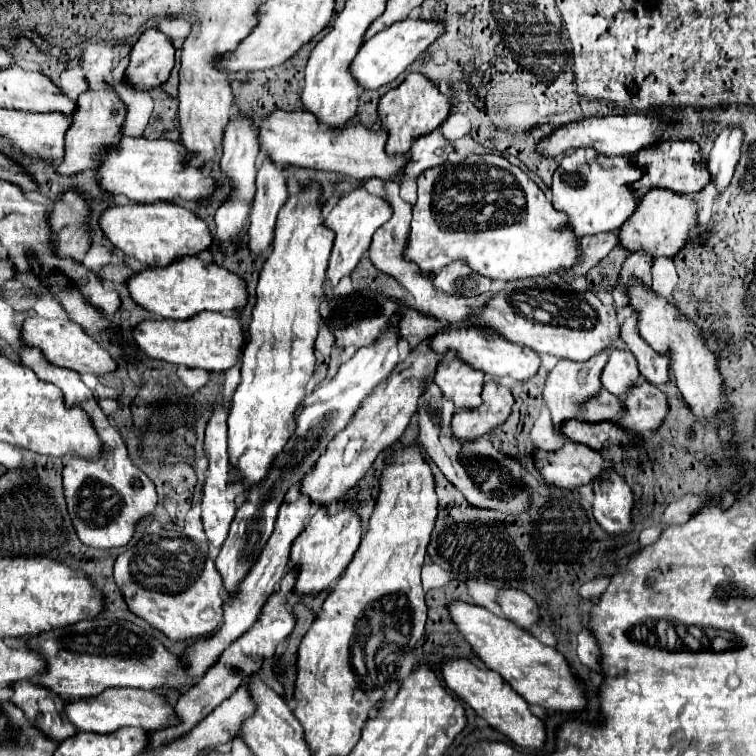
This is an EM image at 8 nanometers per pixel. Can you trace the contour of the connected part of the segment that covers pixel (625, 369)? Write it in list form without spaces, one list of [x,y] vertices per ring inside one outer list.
[[[613,349],[611,357],[601,373],[601,385],[609,393],[623,397],[631,385],[635,385],[639,377],[637,361],[627,349]]]

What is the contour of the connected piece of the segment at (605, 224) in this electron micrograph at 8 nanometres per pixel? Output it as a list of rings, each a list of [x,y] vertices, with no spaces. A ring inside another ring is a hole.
[[[575,149],[575,153],[567,153],[561,159],[553,175],[551,202],[557,211],[567,213],[575,237],[617,231],[635,211],[637,191],[629,183],[635,183],[639,177],[641,171],[629,165],[627,157],[603,157],[593,153],[593,149]]]

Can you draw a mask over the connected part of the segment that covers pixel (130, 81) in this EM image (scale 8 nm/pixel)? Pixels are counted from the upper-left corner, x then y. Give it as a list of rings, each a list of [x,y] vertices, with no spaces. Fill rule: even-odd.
[[[155,29],[145,31],[129,53],[125,81],[129,89],[151,91],[165,83],[175,63],[175,49],[171,41]]]

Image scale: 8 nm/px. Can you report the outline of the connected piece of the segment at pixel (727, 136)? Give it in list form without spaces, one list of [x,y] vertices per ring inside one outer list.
[[[723,129],[715,139],[715,145],[707,161],[707,171],[711,175],[711,183],[717,189],[717,195],[721,195],[727,189],[733,177],[735,165],[741,157],[741,141],[743,141],[741,129]]]

